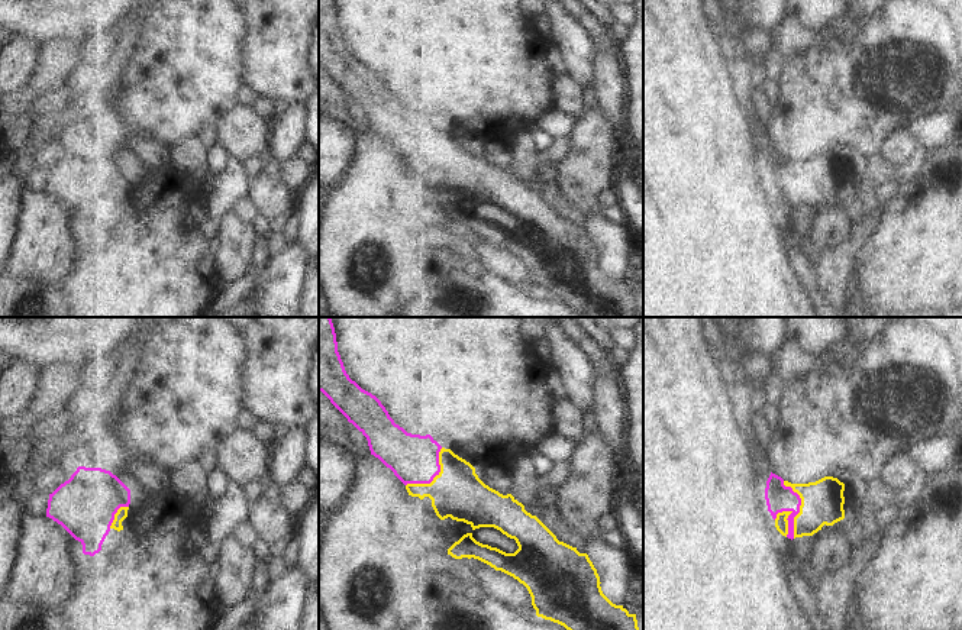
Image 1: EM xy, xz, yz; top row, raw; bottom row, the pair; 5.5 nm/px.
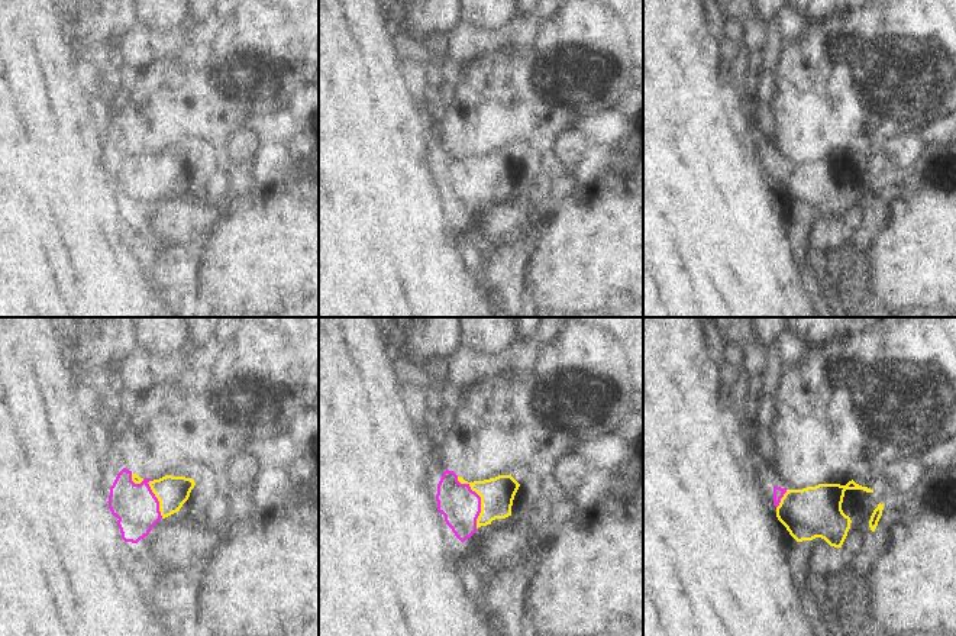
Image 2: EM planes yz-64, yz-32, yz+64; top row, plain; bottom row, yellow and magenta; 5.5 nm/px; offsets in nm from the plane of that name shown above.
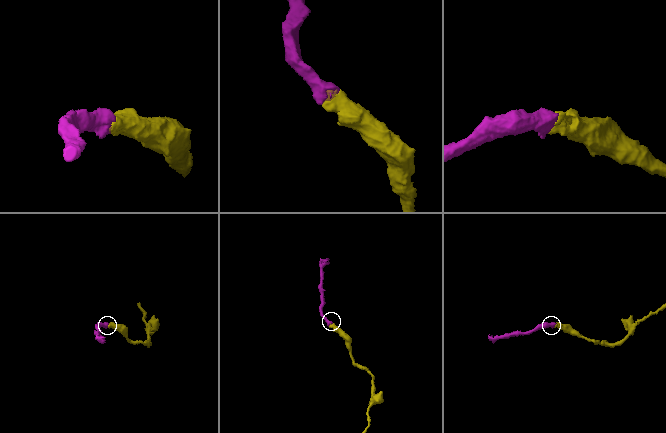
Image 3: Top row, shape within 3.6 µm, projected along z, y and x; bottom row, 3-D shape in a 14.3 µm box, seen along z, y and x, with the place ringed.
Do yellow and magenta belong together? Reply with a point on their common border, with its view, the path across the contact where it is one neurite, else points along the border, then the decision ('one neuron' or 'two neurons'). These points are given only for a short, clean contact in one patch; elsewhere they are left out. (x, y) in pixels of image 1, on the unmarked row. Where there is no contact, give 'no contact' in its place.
contact yz (800, 184); one neuron

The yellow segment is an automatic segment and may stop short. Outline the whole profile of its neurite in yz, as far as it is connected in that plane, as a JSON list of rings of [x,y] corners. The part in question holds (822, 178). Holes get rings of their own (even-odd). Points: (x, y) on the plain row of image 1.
[[[771,148],[766,156],[765,175],[768,187],[775,196],[777,206],[792,216],[795,213],[813,211],[821,206],[824,200],[833,201],[835,198],[843,196],[843,167],[845,159],[833,152],[824,152],[808,159],[791,159]]]

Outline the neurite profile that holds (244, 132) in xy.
[[[239,104],[219,125],[220,142],[230,156],[245,161],[271,151],[274,126],[254,106]]]

